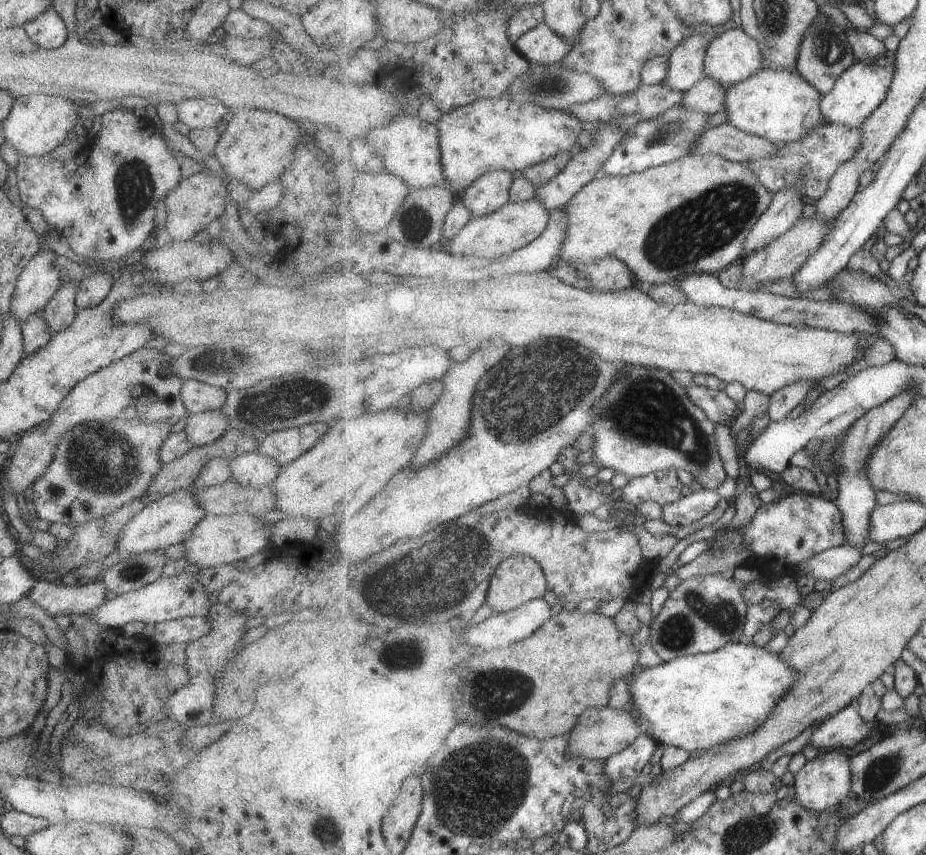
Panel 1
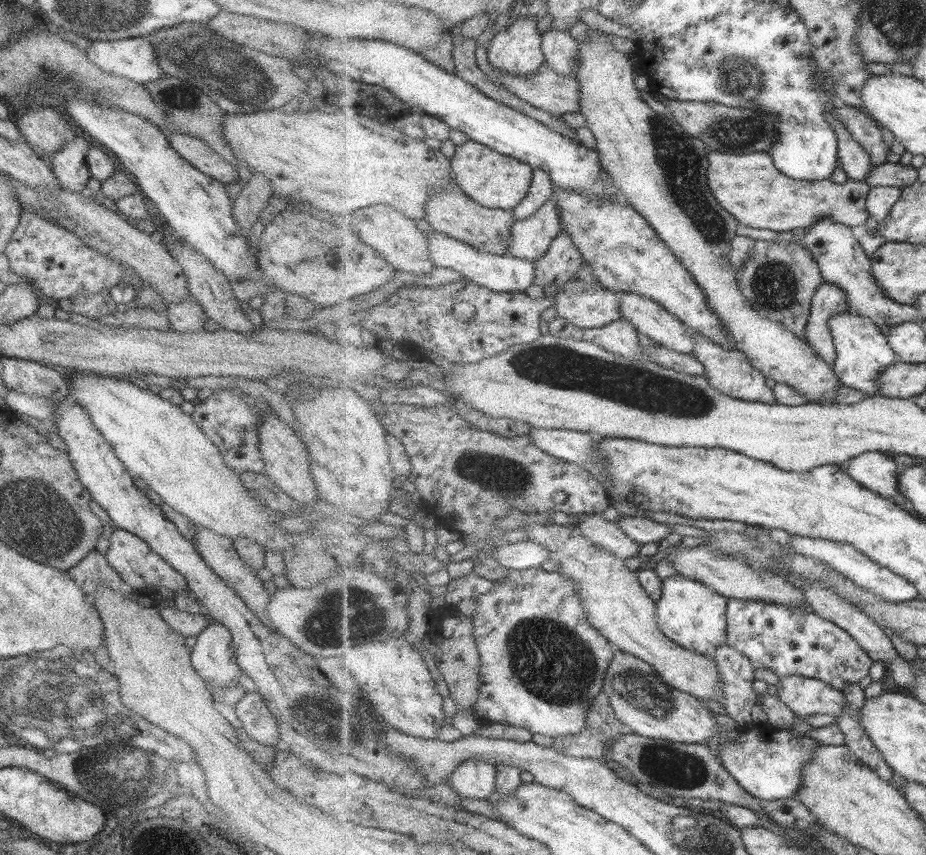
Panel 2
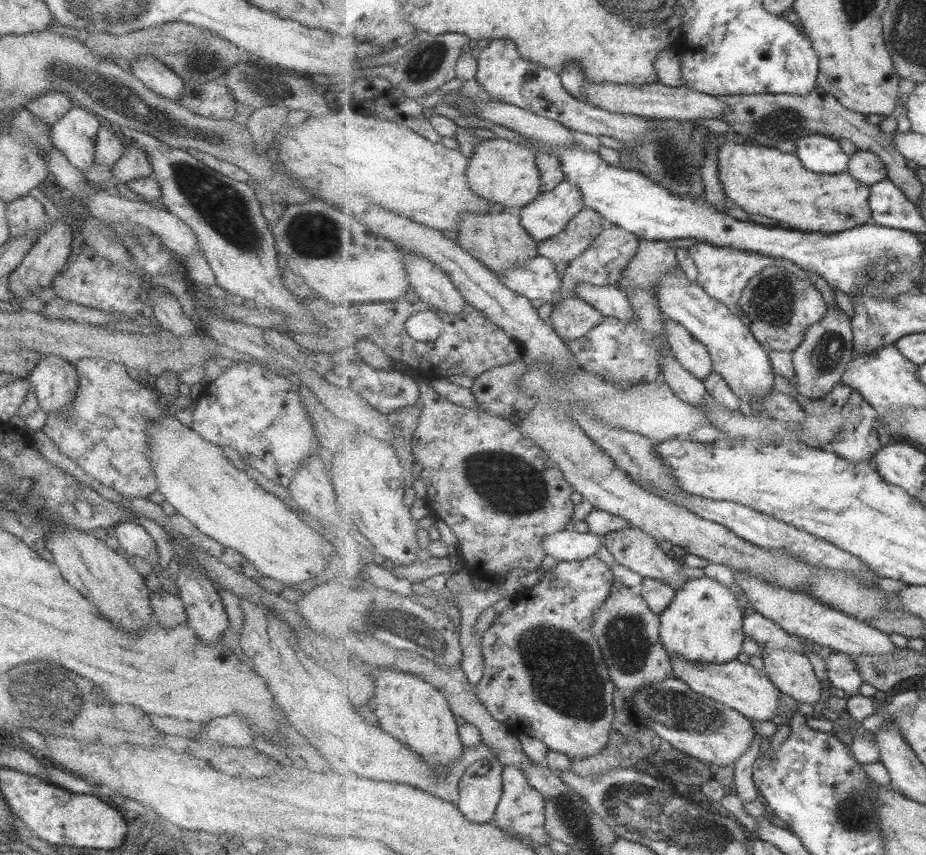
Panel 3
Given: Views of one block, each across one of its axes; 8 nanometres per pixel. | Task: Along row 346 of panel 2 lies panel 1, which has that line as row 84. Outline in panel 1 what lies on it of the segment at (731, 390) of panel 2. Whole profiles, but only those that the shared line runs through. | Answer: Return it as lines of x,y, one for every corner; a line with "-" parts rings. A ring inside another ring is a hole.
704,76
684,92
683,103
688,109
715,114
726,110
728,90
716,78

